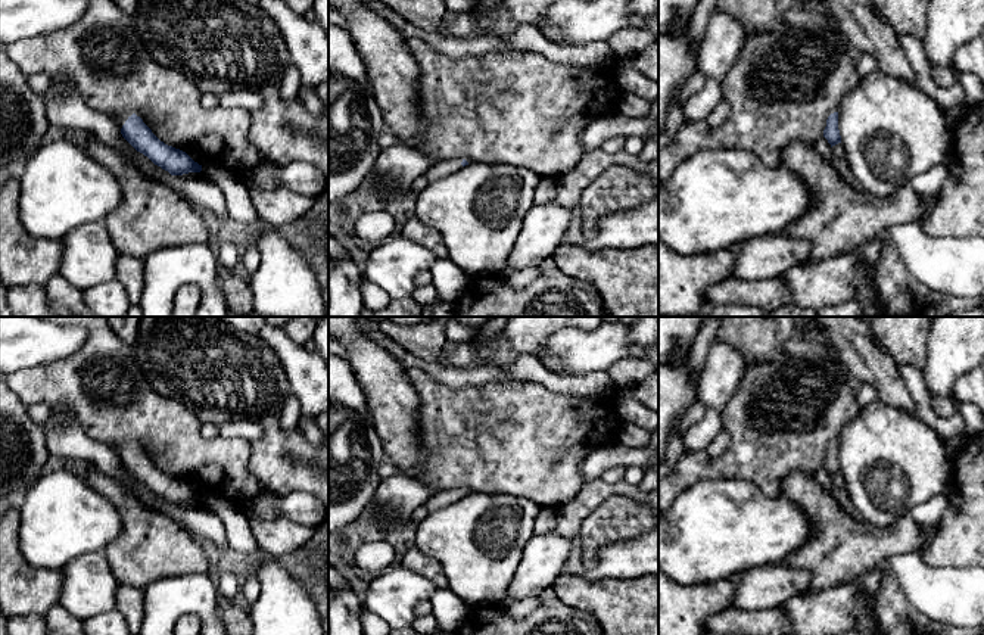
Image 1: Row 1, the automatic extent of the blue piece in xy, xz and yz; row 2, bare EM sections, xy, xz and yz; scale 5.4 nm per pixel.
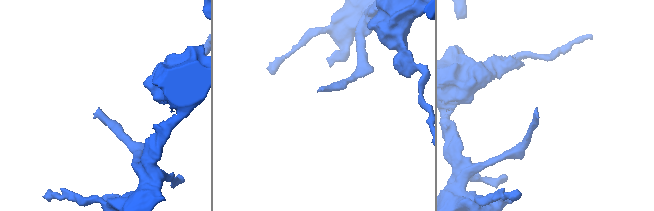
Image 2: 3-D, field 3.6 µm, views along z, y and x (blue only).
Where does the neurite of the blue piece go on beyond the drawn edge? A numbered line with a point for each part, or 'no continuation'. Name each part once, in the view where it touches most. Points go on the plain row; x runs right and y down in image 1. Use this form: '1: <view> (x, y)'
1: xy (121, 448)

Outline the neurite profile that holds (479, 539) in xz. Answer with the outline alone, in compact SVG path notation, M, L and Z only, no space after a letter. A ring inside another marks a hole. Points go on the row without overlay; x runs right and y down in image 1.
M474 494L429 513L415 529L415 547L436 558L445 570L448 589L468 607L499 604L517 572L521 552L533 536L533 522L542 510L532 499L510 495Z

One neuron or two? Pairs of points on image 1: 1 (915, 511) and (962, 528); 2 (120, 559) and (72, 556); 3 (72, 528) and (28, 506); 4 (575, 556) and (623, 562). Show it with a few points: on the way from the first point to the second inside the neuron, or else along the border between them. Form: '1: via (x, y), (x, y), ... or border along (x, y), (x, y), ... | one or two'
1: border along (949, 504), (939, 528) | two
2: border along (121, 526), (105, 548), (120, 584) | two
3: via (62, 519), (55, 511), (39, 506) | one
4: via (581, 569), (584, 572), (600, 572), (610, 565) | one

